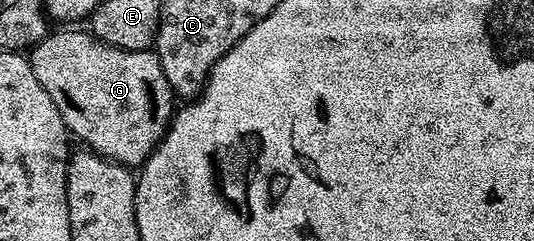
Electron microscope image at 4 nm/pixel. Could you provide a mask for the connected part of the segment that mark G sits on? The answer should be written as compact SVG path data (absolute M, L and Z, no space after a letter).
M61 28L61 31L50 32L45 35L42 42L37 43L28 51L27 57L31 68L35 72L35 77L39 79L39 84L43 84L43 88L47 88L47 96L51 96L51 100L55 100L55 108L59 108L59 116L63 116L63 124L66 130L74 139L77 138L94 154L102 154L104 158L109 158L112 162L118 162L121 166L130 168L140 168L144 166L145 161L151 156L151 152L165 137L165 131L169 129L169 123L175 113L175 95L171 84L167 82L167 76L163 76L163 68L159 64L159 56L152 49L148 50L124 50L123 48L115 48L106 42L100 42L94 34L81 30L69 30L73 28Z

